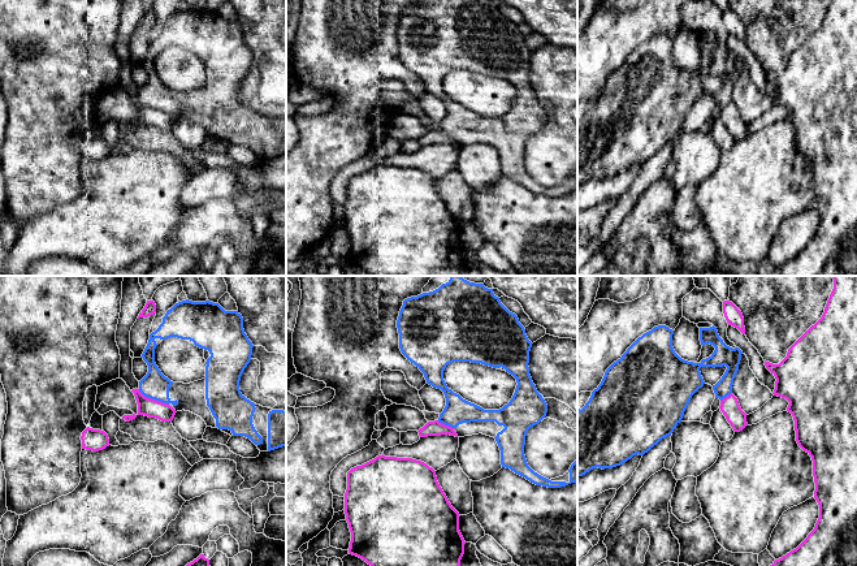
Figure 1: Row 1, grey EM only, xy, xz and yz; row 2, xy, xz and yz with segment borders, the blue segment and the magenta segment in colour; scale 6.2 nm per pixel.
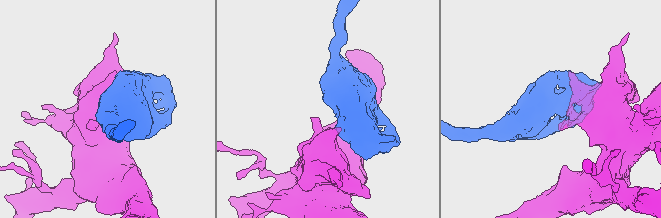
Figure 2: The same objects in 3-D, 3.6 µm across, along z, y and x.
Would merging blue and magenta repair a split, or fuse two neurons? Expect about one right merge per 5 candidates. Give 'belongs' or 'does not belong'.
does not belong

